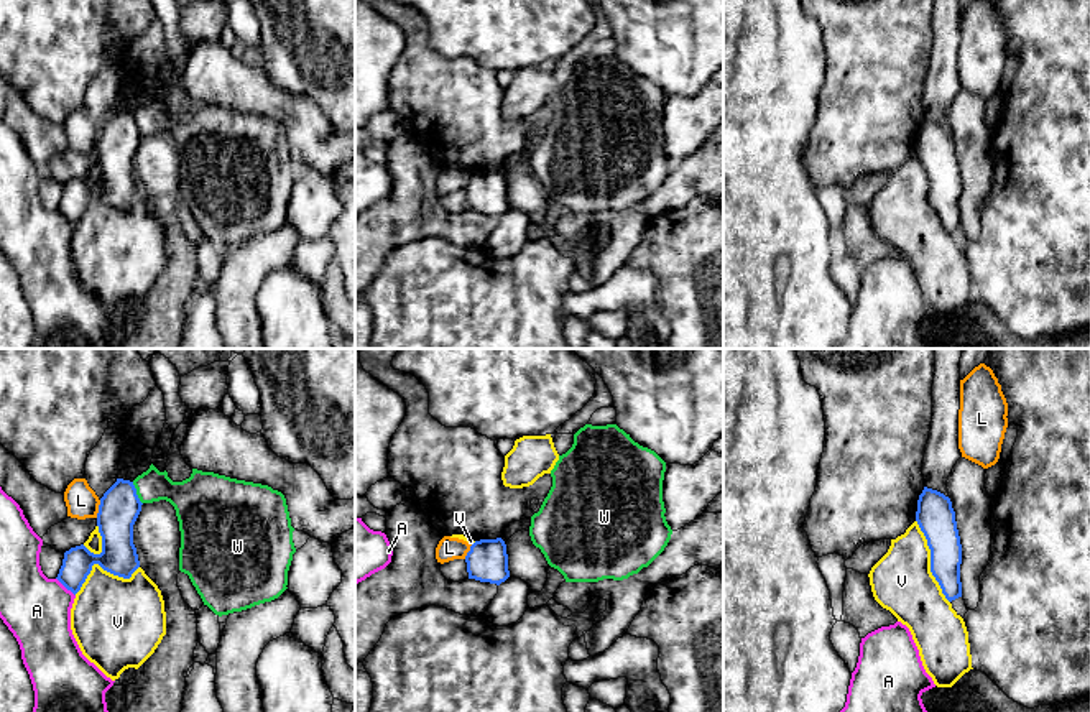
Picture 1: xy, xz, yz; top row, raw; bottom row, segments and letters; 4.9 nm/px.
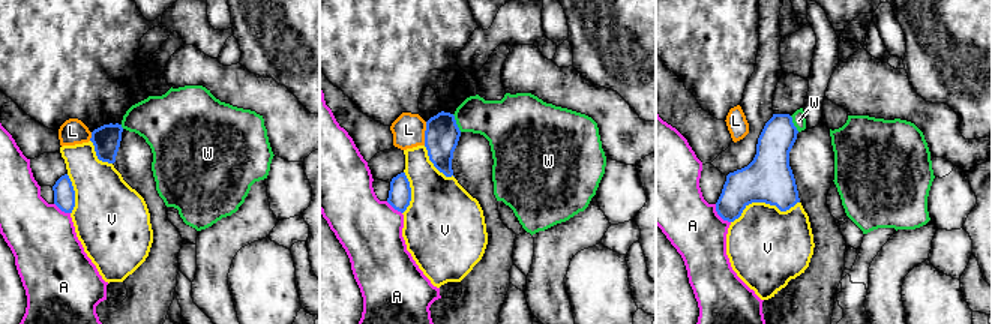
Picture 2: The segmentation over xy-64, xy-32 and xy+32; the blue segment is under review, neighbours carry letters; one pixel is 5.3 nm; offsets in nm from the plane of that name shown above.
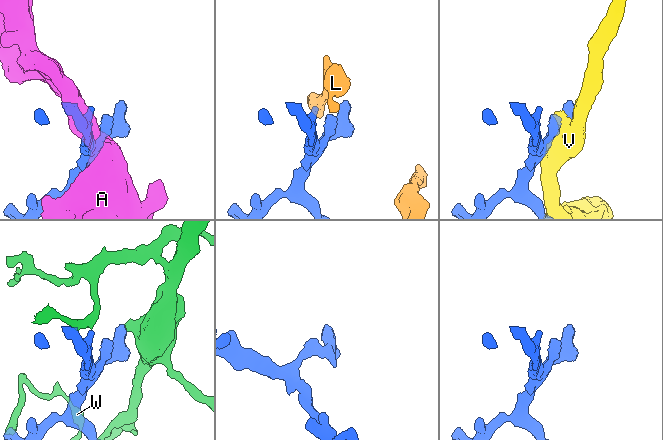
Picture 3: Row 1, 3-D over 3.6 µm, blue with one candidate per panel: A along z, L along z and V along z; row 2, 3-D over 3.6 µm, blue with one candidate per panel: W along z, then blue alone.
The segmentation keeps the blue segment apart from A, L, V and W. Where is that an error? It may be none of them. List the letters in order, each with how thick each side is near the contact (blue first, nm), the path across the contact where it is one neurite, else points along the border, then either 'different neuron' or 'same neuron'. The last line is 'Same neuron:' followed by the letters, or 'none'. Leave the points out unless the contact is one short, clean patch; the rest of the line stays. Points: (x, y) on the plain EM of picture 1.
A: 150/320 nm | different neuron
L: 200/160 nm | along xy (101, 132), (96, 148) | different neuron
V: 190/300 nm | different neuron
W: 200/160 nm | different neuron
Same neuron: none

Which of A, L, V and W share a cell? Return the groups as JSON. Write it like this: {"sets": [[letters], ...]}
{"sets": [["A"], ["L"], ["V"], ["W"]]}

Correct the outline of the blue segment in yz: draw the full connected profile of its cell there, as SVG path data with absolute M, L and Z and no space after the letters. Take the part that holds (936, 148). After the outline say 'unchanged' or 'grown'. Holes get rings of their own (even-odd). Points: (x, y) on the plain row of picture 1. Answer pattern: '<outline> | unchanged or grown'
M924 118L917 132L916 153L931 181L931 204L949 233L962 229L962 176L952 133L944 125Z | unchanged

